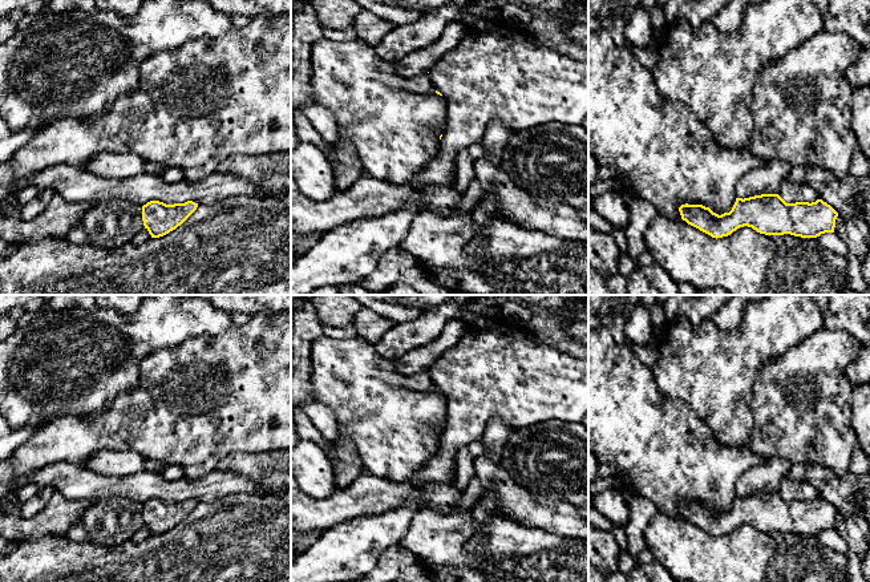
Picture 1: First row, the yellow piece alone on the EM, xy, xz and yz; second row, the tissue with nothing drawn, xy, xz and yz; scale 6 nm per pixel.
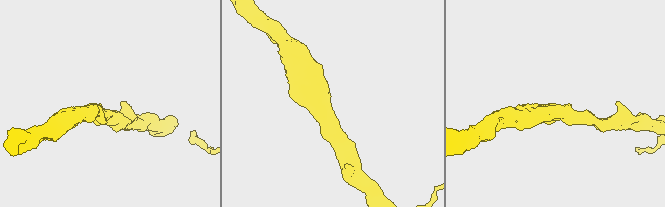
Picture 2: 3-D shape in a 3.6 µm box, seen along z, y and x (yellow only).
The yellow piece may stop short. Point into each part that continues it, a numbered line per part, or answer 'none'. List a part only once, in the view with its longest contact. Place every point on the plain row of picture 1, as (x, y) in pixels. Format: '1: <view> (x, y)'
none

